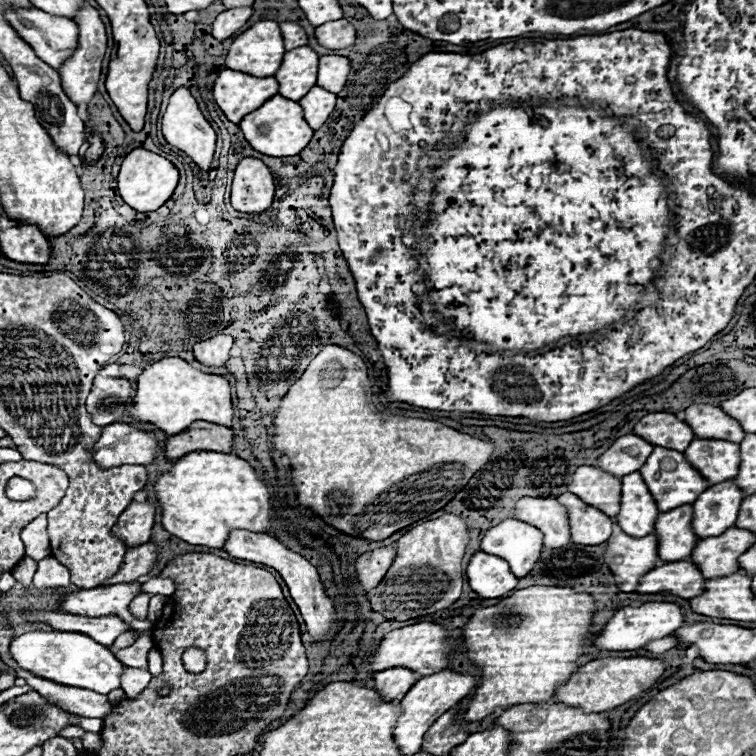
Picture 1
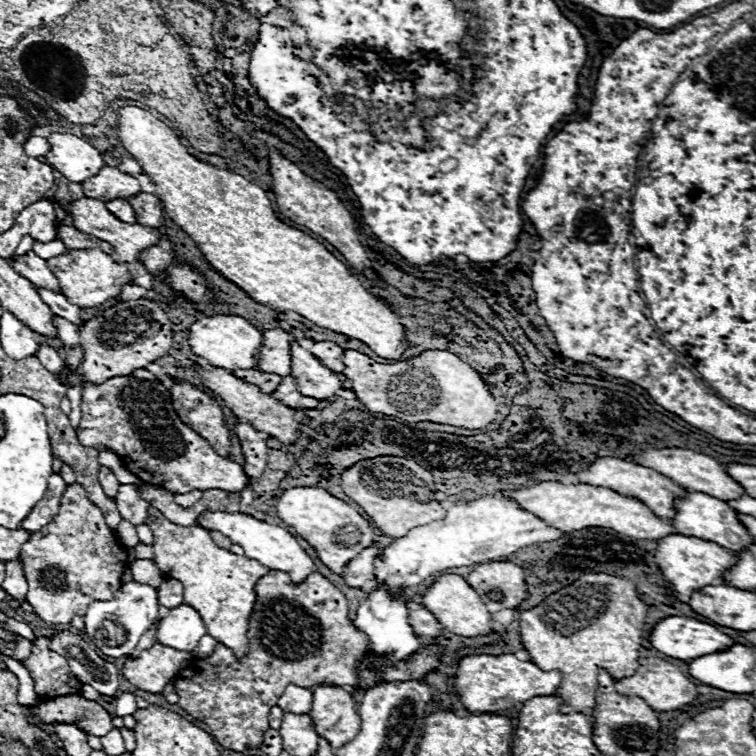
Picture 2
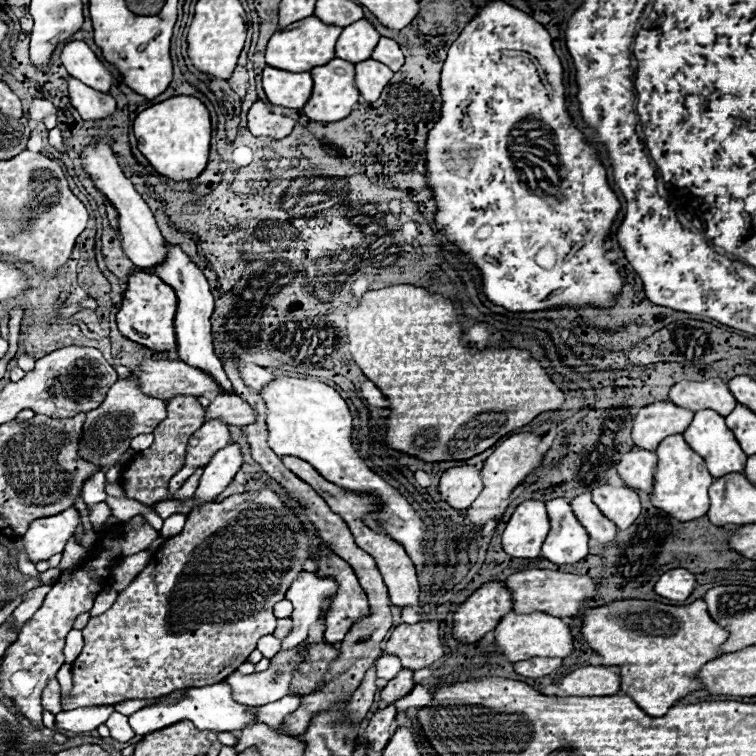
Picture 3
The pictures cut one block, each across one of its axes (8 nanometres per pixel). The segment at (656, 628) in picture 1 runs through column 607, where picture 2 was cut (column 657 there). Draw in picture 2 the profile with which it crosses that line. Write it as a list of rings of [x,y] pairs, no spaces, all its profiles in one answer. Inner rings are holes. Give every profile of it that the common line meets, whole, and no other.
[[[668,616],[654,626],[650,644],[670,658],[688,662],[712,652],[724,652],[736,642],[712,624],[688,616]]]

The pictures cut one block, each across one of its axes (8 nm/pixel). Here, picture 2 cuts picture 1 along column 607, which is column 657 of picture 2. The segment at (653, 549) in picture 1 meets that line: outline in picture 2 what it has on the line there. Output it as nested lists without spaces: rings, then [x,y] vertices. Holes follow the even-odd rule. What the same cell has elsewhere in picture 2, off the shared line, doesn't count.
[[[682,534],[658,540],[658,550],[656,550],[654,560],[660,566],[666,582],[670,584],[672,594],[680,602],[688,602],[690,596],[698,588],[704,588],[706,584],[718,584],[718,580],[724,576],[724,572],[730,570],[738,562],[738,558],[734,554],[730,554],[726,548],[722,548],[720,544],[700,540],[694,536],[682,536]]]

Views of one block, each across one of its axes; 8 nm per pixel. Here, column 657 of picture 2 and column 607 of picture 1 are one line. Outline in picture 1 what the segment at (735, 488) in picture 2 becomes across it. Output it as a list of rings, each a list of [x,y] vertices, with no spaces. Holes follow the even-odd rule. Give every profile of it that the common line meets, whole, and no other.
[[[626,434],[620,436],[600,458],[598,468],[606,472],[614,472],[614,476],[626,476],[630,472],[636,472],[642,468],[642,464],[648,460],[654,446],[650,446],[644,438]]]

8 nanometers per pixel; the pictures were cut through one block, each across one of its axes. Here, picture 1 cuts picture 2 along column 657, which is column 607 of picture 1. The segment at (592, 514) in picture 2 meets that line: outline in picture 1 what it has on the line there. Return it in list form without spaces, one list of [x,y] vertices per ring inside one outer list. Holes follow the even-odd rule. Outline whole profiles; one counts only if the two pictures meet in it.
[[[566,492],[558,496],[562,504],[568,508],[570,516],[570,530],[572,530],[572,542],[576,544],[602,544],[612,534],[612,518],[600,512],[598,508],[584,504],[578,496]]]

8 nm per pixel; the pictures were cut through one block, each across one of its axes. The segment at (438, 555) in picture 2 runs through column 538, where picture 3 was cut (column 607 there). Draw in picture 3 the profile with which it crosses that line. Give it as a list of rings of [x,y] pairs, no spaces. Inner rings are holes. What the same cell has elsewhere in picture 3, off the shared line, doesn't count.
[[[590,492],[574,496],[570,500],[570,506],[572,506],[578,522],[590,534],[590,538],[598,540],[600,544],[608,544],[610,540],[614,540],[618,530],[614,528],[614,524],[610,520],[606,520],[606,516],[602,516],[602,512],[598,512],[598,506],[590,500]]]

